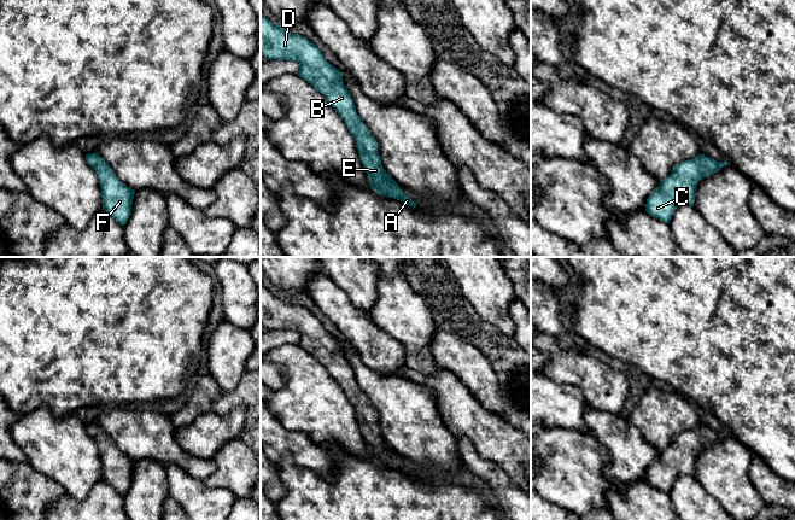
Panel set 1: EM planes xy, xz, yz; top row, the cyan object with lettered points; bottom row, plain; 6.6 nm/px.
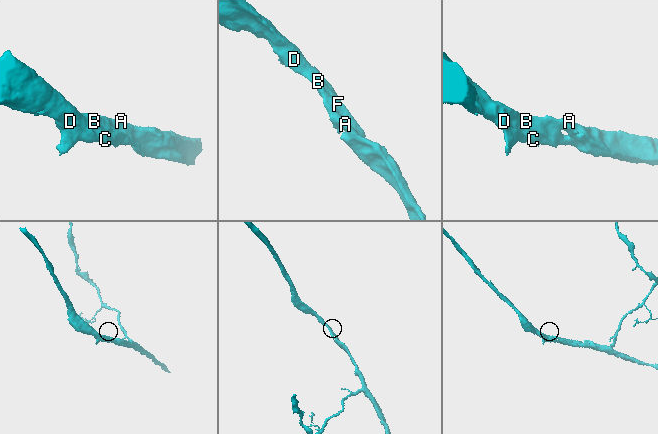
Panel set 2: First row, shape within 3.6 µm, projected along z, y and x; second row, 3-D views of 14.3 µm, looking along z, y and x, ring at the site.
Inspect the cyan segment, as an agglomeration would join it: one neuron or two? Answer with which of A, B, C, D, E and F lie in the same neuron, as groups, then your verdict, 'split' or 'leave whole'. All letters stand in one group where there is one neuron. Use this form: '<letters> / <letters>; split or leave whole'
A B C D E F; leave whole

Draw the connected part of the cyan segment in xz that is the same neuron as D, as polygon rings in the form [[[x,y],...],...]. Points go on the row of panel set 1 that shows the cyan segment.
[[[261,12],[261,54],[268,59],[297,62],[298,76],[329,101],[355,138],[370,188],[416,208],[416,203],[384,169],[378,154],[379,145],[356,112],[353,99],[343,82],[344,74],[327,62],[320,48],[302,35],[287,33]]]

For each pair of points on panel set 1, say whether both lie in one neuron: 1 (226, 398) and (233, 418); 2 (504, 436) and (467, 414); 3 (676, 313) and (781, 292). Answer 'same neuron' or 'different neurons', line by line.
1: different neurons
2: same neuron
3: same neuron

